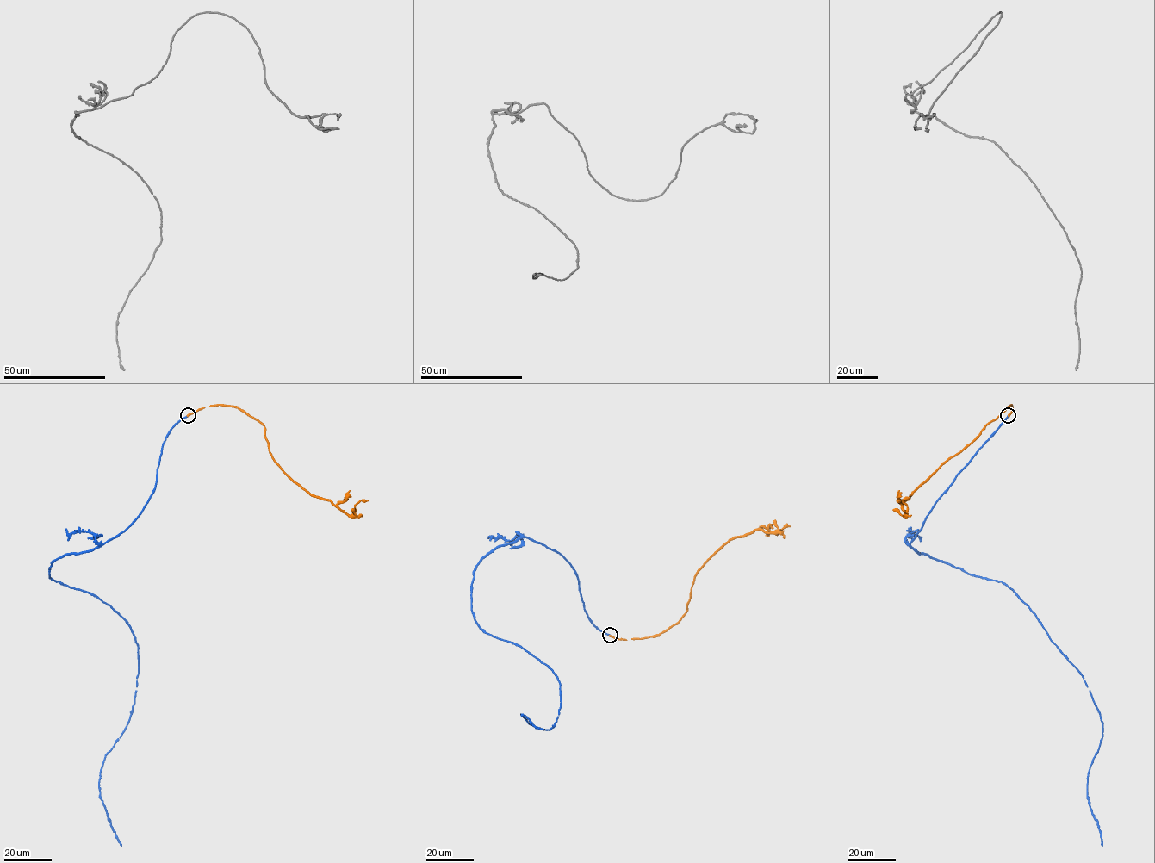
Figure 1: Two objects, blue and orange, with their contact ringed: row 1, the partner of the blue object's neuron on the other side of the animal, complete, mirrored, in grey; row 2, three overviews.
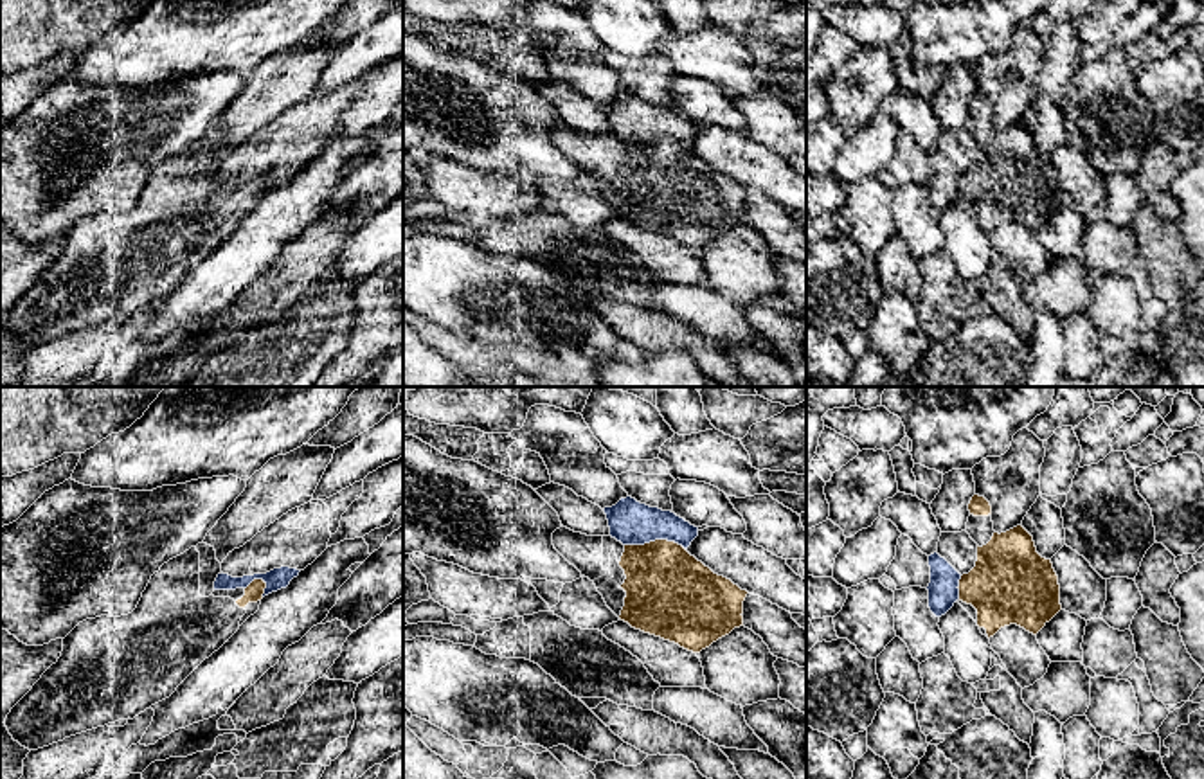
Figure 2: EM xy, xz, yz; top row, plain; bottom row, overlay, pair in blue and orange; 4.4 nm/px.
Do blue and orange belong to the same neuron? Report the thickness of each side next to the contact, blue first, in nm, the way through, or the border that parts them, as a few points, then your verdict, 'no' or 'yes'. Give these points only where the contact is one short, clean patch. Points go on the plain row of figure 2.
200 nm thick on the blue side, 380 nm on the other; border along xz (625, 141), (673, 137), (684, 146); no

